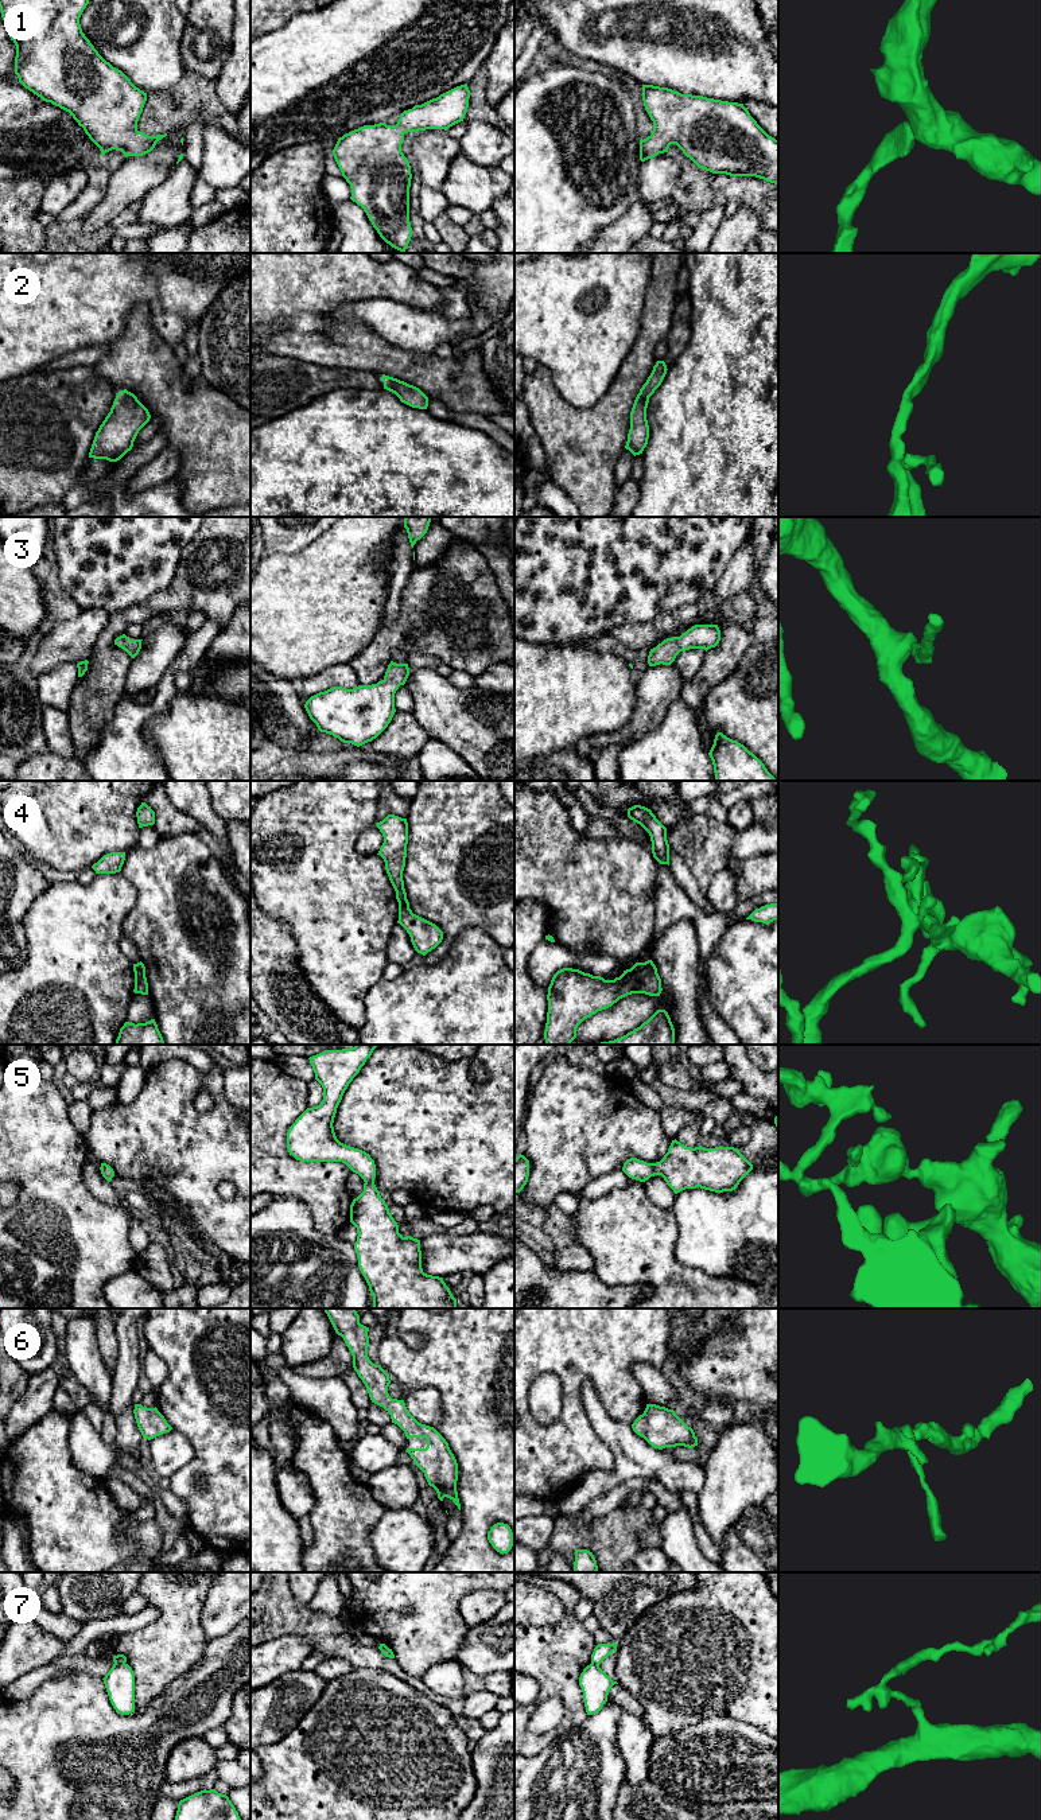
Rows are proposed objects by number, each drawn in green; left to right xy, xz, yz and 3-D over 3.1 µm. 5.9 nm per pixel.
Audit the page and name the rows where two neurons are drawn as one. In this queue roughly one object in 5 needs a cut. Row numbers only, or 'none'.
4, 7

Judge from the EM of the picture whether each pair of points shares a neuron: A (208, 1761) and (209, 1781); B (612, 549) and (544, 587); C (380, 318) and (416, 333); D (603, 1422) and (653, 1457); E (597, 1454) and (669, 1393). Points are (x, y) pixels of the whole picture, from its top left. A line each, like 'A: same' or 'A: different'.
A: different
B: same
C: same
D: same
E: different

